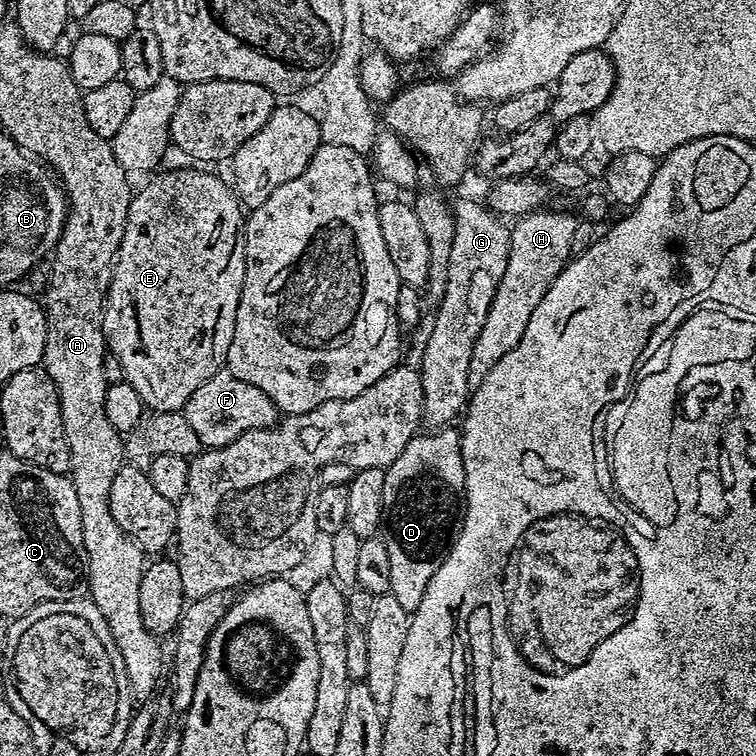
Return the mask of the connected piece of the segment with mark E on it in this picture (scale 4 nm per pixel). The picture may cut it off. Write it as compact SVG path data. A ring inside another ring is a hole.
M192 167L196 168L176 168L173 172L161 171L159 174L153 175L149 179L153 180L149 184L142 185L133 195L130 210L126 214L122 242L116 251L116 259L112 261L112 277L104 299L102 330L107 351L112 352L121 363L124 375L123 383L134 386L134 390L138 390L138 394L152 412L181 411L186 406L190 394L194 394L194 390L198 390L198 386L202 386L202 382L206 382L206 378L210 378L215 372L219 372L225 367L230 342L234 338L234 322L242 294L242 282L244 281L244 242L242 237L246 223L245 209L236 199L233 185L227 179L224 181L222 177L215 176L212 172L203 172L200 169L203 167Z

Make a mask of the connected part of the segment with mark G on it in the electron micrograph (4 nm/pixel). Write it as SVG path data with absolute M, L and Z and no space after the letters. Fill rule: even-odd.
M460 200L454 204L454 246L450 246L450 266L444 296L431 317L430 342L422 358L419 374L424 399L423 423L429 429L449 427L452 419L463 413L470 395L468 375L474 342L482 332L490 302L498 290L498 282L506 272L512 245L509 225L476 200Z

